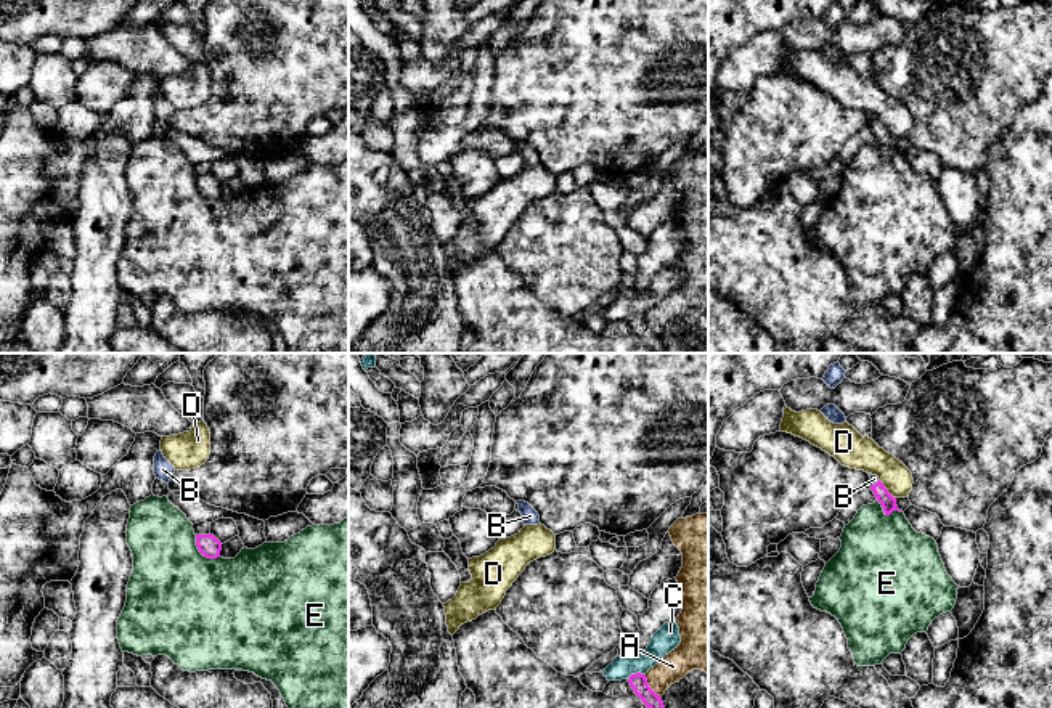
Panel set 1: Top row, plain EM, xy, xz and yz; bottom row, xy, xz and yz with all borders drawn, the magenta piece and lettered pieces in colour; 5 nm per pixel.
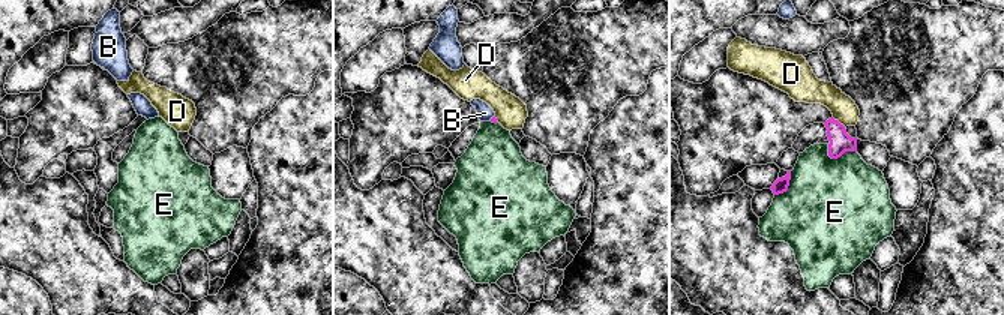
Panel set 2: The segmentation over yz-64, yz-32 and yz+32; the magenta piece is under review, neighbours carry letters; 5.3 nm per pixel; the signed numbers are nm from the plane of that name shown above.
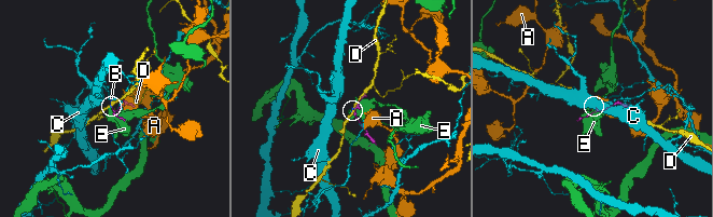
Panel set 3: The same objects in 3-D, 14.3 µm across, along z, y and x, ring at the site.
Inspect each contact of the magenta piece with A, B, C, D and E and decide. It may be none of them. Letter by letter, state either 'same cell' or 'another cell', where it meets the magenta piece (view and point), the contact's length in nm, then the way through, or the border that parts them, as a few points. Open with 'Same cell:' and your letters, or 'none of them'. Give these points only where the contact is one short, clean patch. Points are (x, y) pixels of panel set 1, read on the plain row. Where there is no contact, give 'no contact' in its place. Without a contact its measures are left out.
Same cell: B
A: another cell; meets magenta in xz at (648, 326); contact 140 nm long; border along xz (644, 315), (649, 326), (660, 336)
B: same cell; meets magenta in yz at (876, 124); contact 60 nm long; runs through yz (888, 143), (876, 124), (874, 119)
C: another cell; meets magenta in xz at (636, 313); contact 90 nm long
D: another cell; meets magenta in yz at (885, 129); contact 130 nm long; border along yz (879, 119), (895, 138)
E: another cell; meets magenta in xy at (201, 193); contact 170 nm long

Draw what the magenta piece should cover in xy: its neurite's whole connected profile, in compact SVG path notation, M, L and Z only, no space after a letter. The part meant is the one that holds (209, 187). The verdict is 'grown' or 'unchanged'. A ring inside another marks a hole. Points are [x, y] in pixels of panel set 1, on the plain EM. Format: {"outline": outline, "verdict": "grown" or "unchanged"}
{"outline": "M196 175L196 186L207 199L220 197L222 183L214 175Z", "verdict": "unchanged"}

